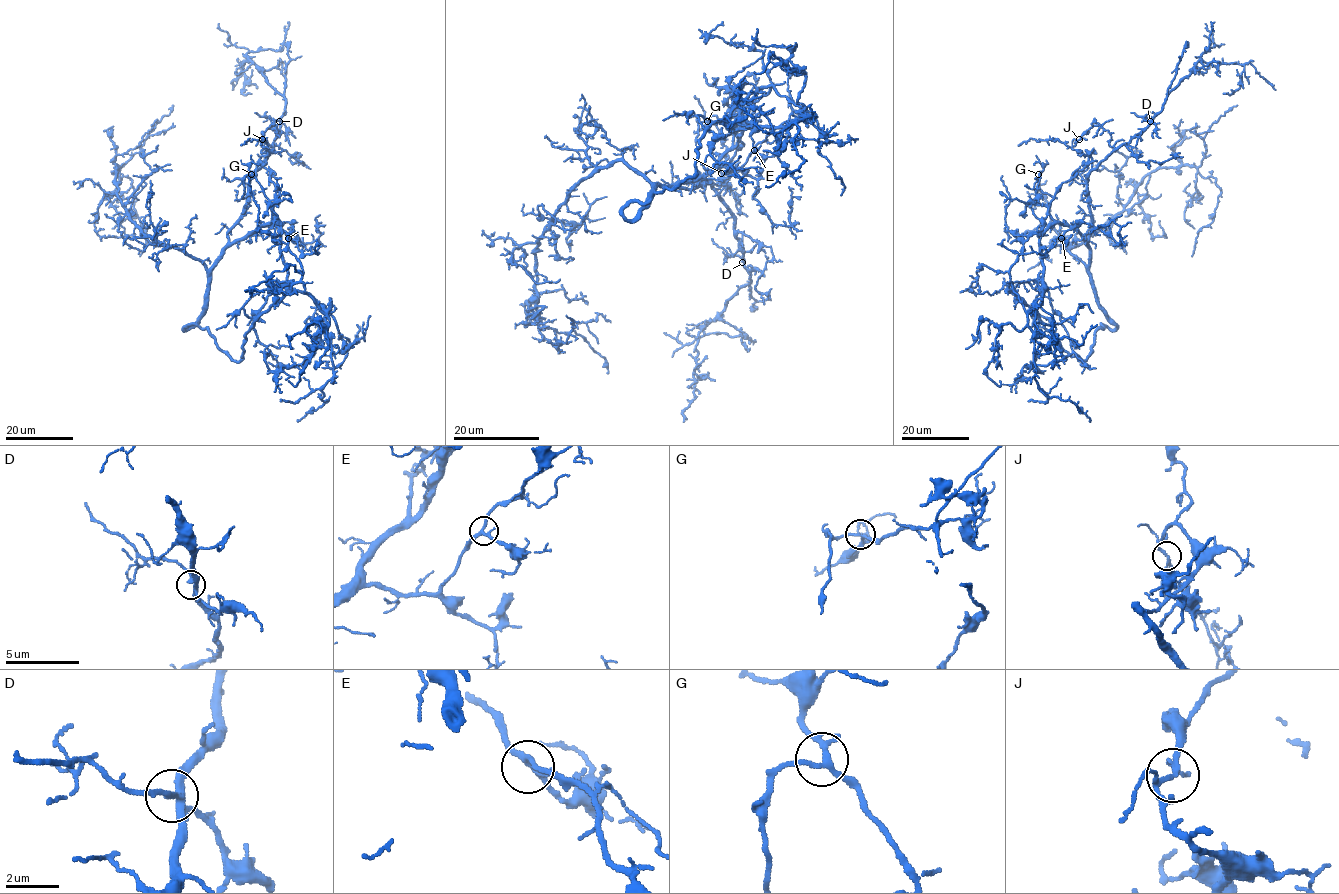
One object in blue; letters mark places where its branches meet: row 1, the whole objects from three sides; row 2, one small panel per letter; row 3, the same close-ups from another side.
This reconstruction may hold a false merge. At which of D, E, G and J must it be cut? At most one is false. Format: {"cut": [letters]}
{"cut": []}

